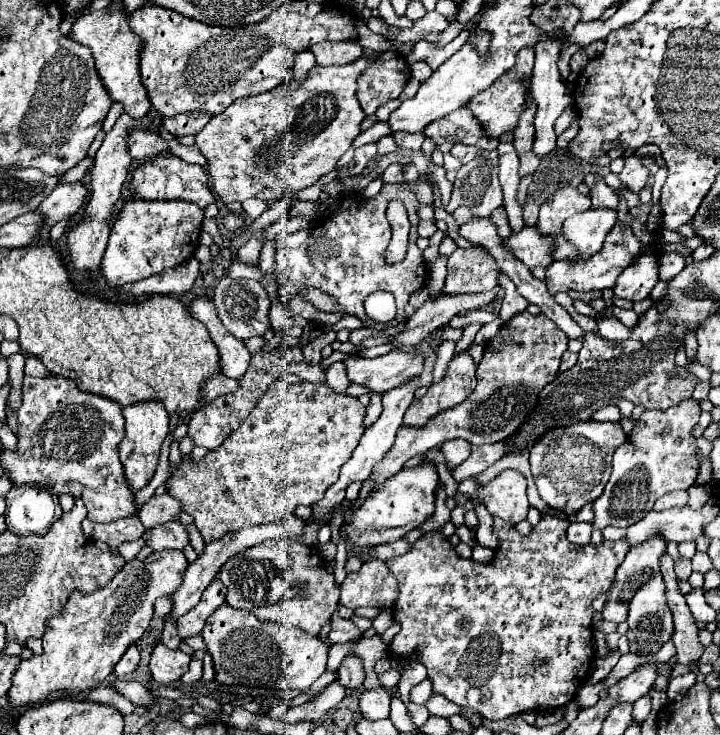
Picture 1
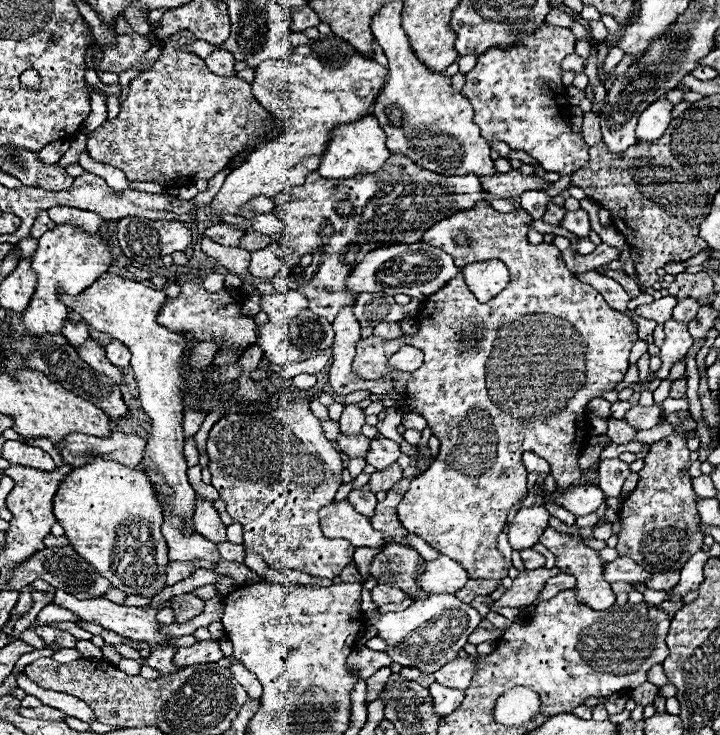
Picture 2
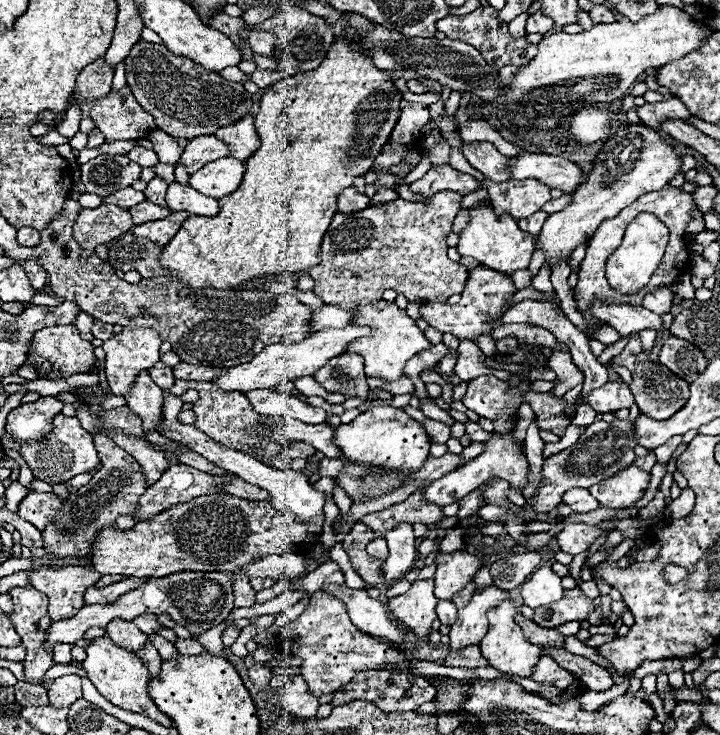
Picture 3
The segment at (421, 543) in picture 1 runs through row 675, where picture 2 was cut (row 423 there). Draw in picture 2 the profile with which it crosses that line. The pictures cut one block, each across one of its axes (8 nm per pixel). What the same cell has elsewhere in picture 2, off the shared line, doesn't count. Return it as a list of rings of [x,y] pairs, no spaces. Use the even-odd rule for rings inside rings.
[[[476,204],[476,208],[458,212],[432,226],[422,240],[448,252],[458,268],[484,258],[500,258],[510,270],[510,286],[504,290],[506,294],[498,294],[490,302],[480,304],[468,290],[462,274],[458,274],[440,288],[440,292],[426,298],[424,308],[418,314],[420,326],[414,336],[402,336],[398,340],[382,340],[376,336],[362,338],[352,362],[352,372],[358,378],[392,378],[398,396],[412,402],[414,412],[426,418],[432,434],[440,440],[440,454],[426,472],[412,478],[408,492],[400,500],[398,518],[408,532],[422,536],[430,546],[440,550],[440,554],[458,560],[474,580],[502,580],[508,576],[506,562],[496,550],[496,538],[506,526],[508,510],[528,496],[526,468],[522,464],[524,452],[534,452],[540,458],[546,458],[558,490],[568,488],[574,480],[586,474],[578,468],[578,456],[588,444],[586,404],[600,398],[604,392],[614,390],[624,378],[628,370],[628,354],[638,340],[636,322],[610,308],[600,292],[580,282],[566,268],[560,250],[554,244],[532,246],[526,240],[530,222],[532,216],[522,208],[502,214],[492,206]],[[458,232],[470,236],[468,246],[454,244]],[[530,314],[550,314],[552,318],[526,318]],[[406,344],[414,344],[424,352],[424,364],[410,374],[386,368],[386,360]]]

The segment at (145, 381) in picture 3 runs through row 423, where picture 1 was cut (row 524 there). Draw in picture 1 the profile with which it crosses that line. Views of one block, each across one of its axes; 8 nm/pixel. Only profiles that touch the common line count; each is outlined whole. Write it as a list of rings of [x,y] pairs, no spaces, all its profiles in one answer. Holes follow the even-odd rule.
[[[162,494],[162,496],[152,496],[140,508],[138,518],[144,524],[144,528],[154,528],[154,526],[166,524],[170,520],[176,520],[180,512],[182,512],[180,502],[170,494]]]

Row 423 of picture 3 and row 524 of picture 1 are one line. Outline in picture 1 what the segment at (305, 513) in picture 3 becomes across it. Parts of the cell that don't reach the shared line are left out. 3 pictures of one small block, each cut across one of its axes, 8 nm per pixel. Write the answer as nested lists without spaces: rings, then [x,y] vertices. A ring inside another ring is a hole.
[[[172,520],[168,524],[160,524],[152,530],[144,532],[144,540],[146,546],[150,546],[154,552],[162,552],[162,550],[182,550],[190,540],[188,540],[188,532],[184,530],[184,526],[178,520]]]

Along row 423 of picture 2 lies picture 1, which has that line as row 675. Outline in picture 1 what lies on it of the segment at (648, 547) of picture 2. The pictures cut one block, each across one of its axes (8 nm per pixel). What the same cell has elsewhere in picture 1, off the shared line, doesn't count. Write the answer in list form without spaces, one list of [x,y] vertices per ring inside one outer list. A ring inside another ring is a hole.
[[[688,672],[688,674],[682,674],[678,678],[672,678],[670,684],[668,684],[668,702],[676,702],[676,700],[682,700],[682,696],[694,686],[696,682],[696,674],[694,672]]]

